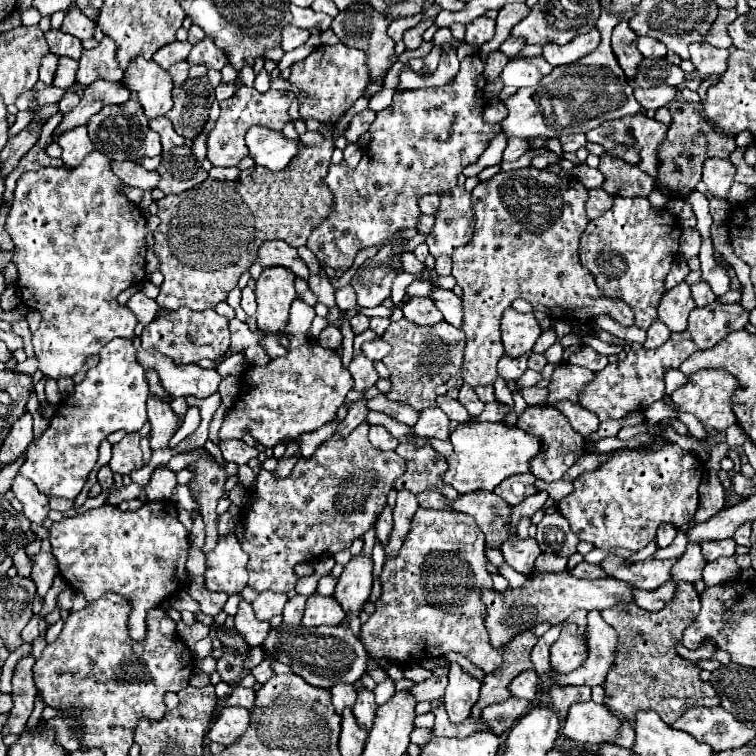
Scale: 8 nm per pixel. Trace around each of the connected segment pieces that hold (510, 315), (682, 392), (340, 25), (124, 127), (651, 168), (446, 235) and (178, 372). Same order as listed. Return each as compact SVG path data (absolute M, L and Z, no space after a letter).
M512 307L504 311L500 331L502 331L504 351L510 357L520 357L524 353L530 353L536 339L542 333L540 323L532 313L516 313Z
M704 369L698 373L692 373L688 377L688 383L678 387L670 399L672 403L678 407L678 411L688 411L692 415L698 417L698 421L710 429L710 431L726 431L730 425L736 423L736 415L734 415L734 405L732 405L732 397L738 389L738 379L728 373L728 371L714 371L714 369Z
M354 5L354 7L348 7L346 11L338 13L334 17L334 23L332 23L332 31L340 37L340 41L344 45L352 45L356 49L362 49L366 53L366 63L368 63L368 71L370 71L370 81L372 83L382 83L384 81L384 75L388 73L390 69L390 59L394 57L394 41L386 35L386 29L388 29L388 21L384 19L384 15L380 15L378 11L374 11L372 7L366 7L366 5Z
M132 93L130 99L122 105L116 105L114 109L104 107L100 113L92 115L92 119L86 123L88 127L88 135L92 139L92 143L96 145L98 151L102 151L104 155L110 155L110 159L114 161L136 161L138 157L144 155L142 145L144 145L144 137L150 131L148 127L148 117L144 115L142 105L138 103L138 95Z
M626 115L622 119L600 123L596 129L586 133L586 139L600 143L606 151L612 151L618 145L634 147L640 155L640 169L654 177L658 169L654 149L658 149L664 133L666 125L656 119L648 119L644 115Z
M454 187L440 197L436 223L426 239L430 255L452 255L452 251L472 239L474 213L470 193L464 187Z
M138 351L136 357L144 369L158 371L162 387L166 387L172 397L194 395L198 399L204 399L216 393L222 381L216 369L204 369L198 365L178 365L172 359L158 355L156 351Z

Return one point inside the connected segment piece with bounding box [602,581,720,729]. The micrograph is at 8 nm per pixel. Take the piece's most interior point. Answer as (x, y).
(649, 674)

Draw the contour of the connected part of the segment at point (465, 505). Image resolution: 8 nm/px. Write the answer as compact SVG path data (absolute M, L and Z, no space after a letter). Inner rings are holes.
M472 491L456 501L448 501L454 511L468 513L476 519L478 527L486 535L488 547L500 547L508 539L506 521L510 515L510 505L494 495L492 491Z

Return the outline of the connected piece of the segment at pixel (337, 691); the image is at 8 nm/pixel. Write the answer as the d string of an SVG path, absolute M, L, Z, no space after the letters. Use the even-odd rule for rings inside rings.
M344 683L334 685L332 687L332 703L334 703L334 709L336 709L338 715L342 715L346 707L352 709L354 703L356 703L356 689L354 689L354 685L344 685Z

